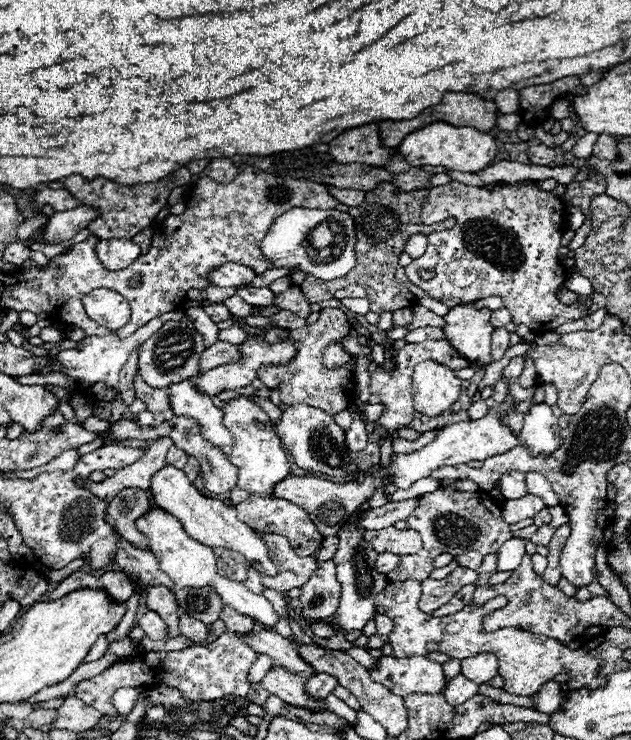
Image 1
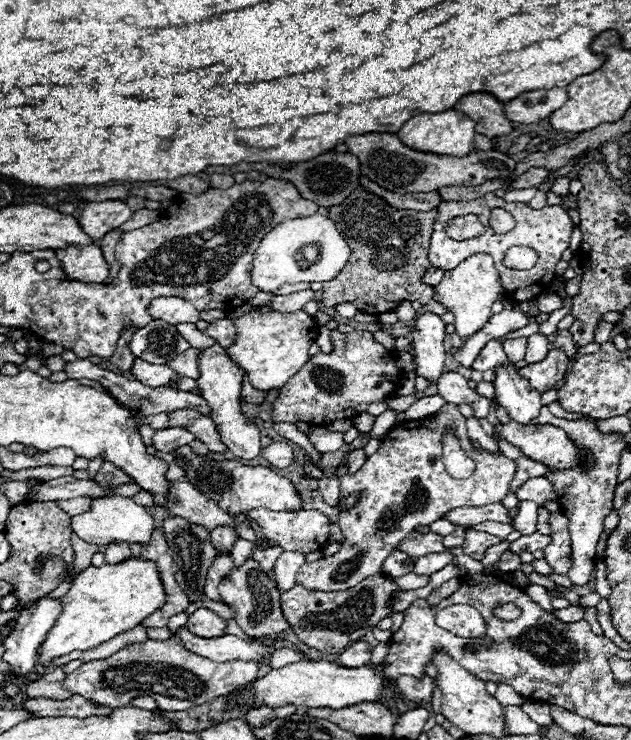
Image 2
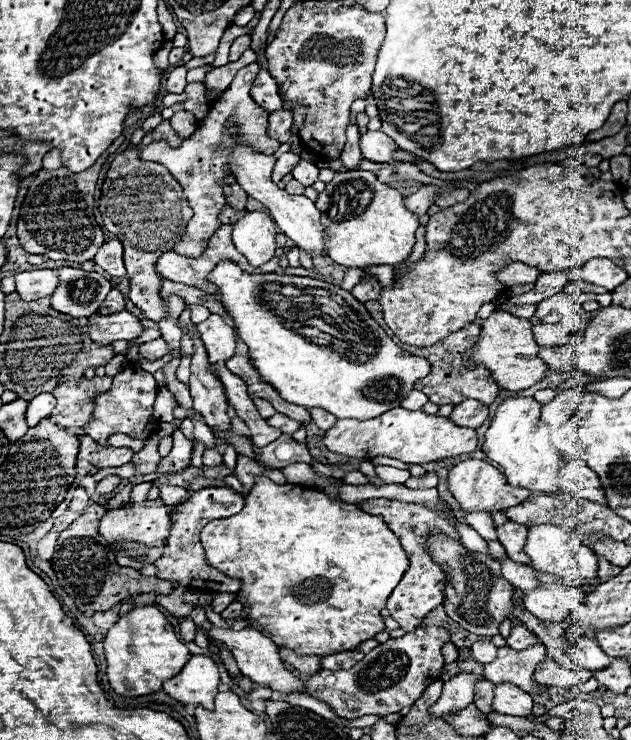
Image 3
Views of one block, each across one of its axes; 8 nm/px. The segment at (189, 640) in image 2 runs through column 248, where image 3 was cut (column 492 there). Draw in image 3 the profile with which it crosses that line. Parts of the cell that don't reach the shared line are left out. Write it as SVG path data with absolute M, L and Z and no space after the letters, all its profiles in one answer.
M488 640L476 642L476 644L470 648L472 660L474 660L474 662L480 662L480 664L492 662L492 660L496 658L496 650L498 650L498 648L496 648L492 642L488 642Z

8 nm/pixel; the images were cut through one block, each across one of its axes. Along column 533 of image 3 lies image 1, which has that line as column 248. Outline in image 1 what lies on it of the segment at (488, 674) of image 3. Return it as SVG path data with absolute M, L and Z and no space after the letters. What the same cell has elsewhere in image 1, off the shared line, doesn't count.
M224 632L218 640L206 644L206 646L190 646L176 652L144 652L140 656L120 660L106 668L102 674L82 680L76 686L76 698L80 698L86 706L96 708L104 718L116 720L120 714L112 704L112 696L118 688L124 686L144 686L144 688L156 688L156 686L170 686L182 692L182 698L186 700L216 700L226 694L234 696L248 696L250 692L250 680L248 672L252 662L258 658L258 654L246 646L236 634Z

